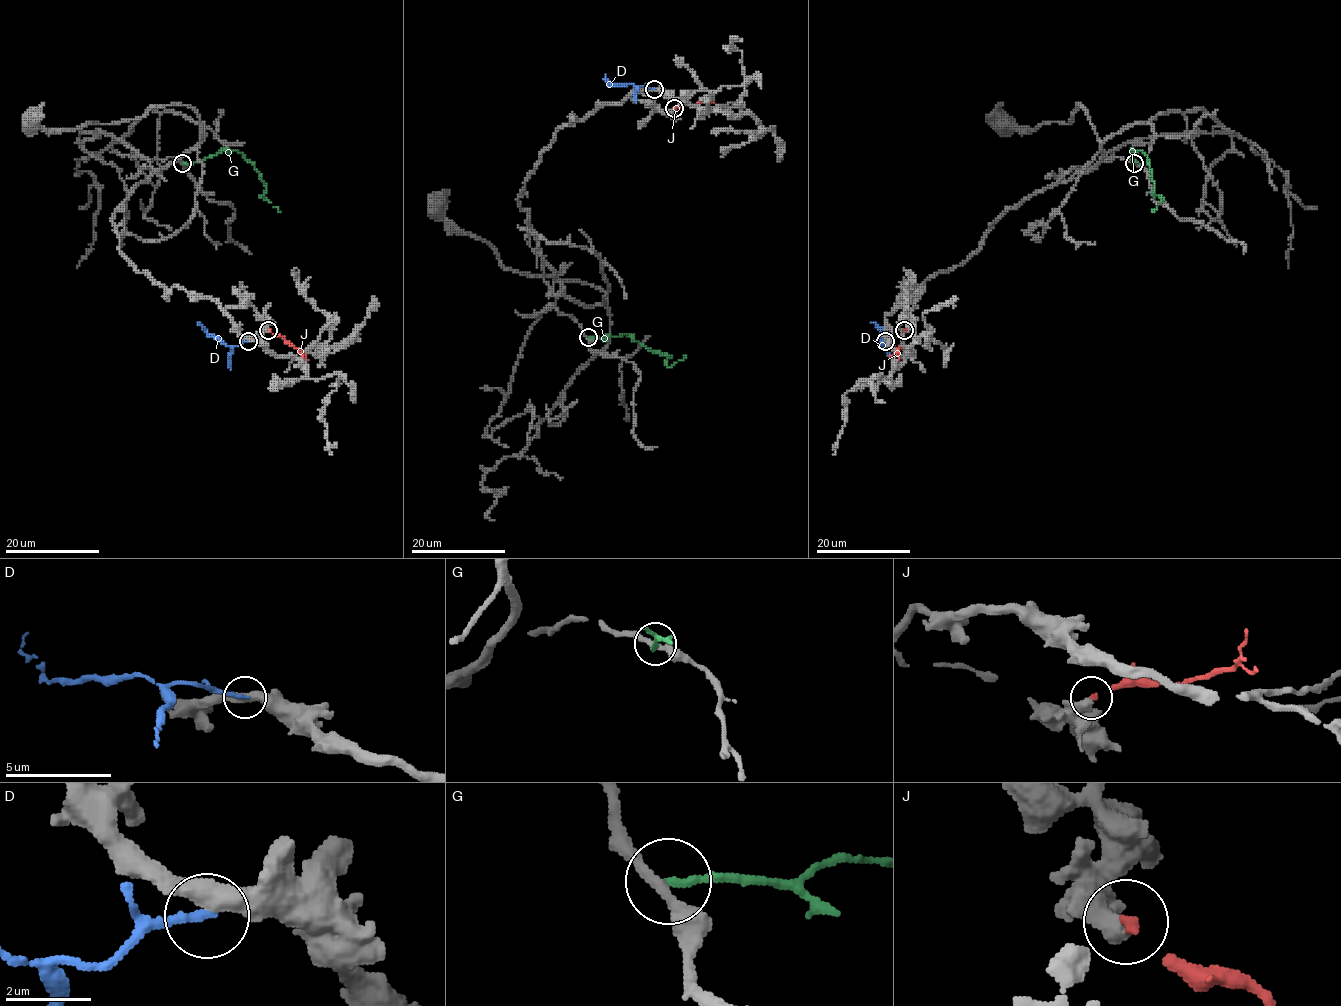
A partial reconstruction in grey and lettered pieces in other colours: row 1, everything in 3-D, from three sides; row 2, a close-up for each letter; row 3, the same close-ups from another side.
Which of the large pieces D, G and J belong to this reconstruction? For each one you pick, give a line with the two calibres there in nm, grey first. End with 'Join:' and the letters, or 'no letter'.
Join: no letter

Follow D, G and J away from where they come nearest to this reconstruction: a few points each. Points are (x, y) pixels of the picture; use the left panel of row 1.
D: (249, 340), (237, 346), (227, 346), (206, 331), (200, 322)
G: (183, 162), (192, 163), (221, 152), (240, 152), (265, 186), (265, 193), (259, 195), (280, 212)
J: (269, 330), (280, 335), (309, 361)

